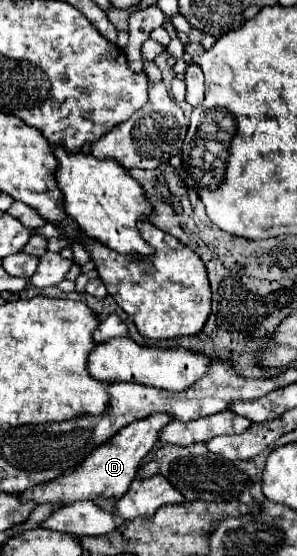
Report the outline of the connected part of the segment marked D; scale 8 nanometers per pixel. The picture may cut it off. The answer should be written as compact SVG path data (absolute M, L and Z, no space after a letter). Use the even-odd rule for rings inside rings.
M149 415L145 419L133 421L129 427L123 427L109 443L103 443L77 471L69 471L65 479L57 479L57 483L49 483L49 487L35 487L33 491L25 491L21 495L25 501L35 503L75 503L75 501L95 501L97 497L121 497L129 489L129 483L137 477L141 461L155 447L161 435L161 427L165 427L173 415Z

